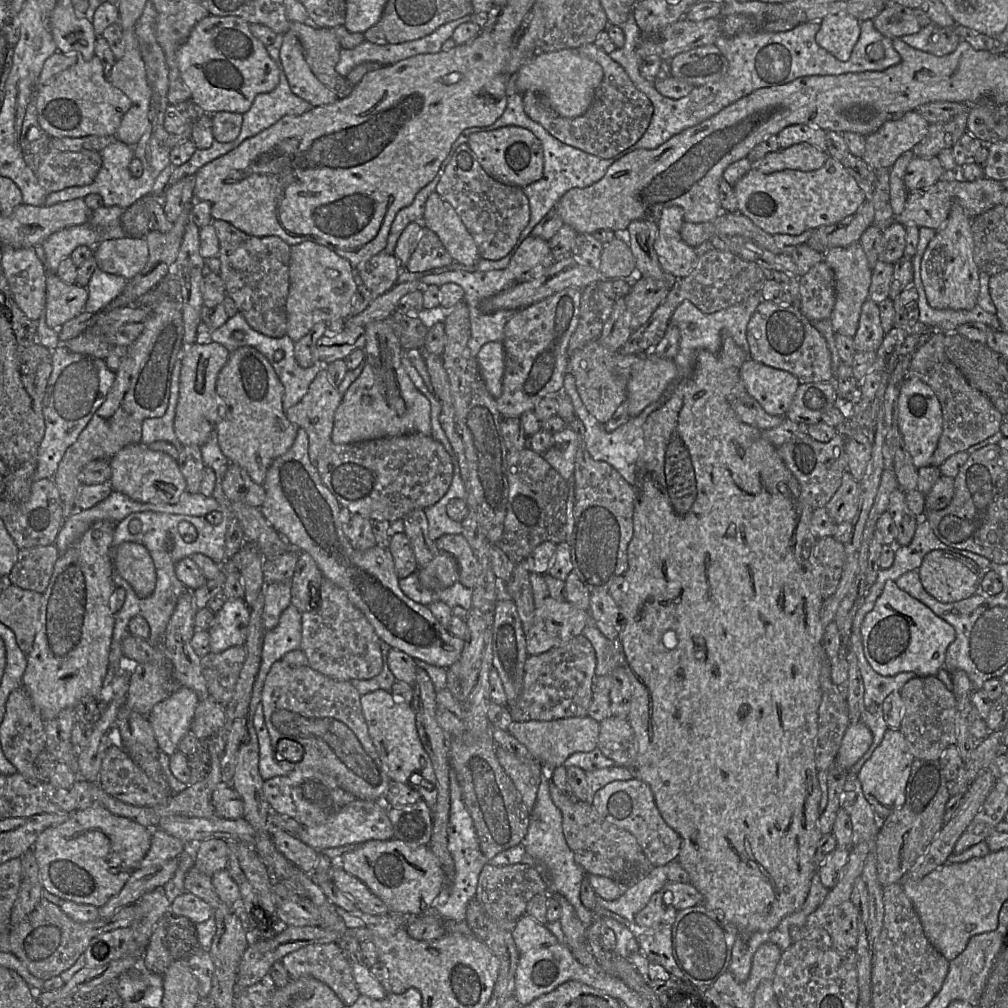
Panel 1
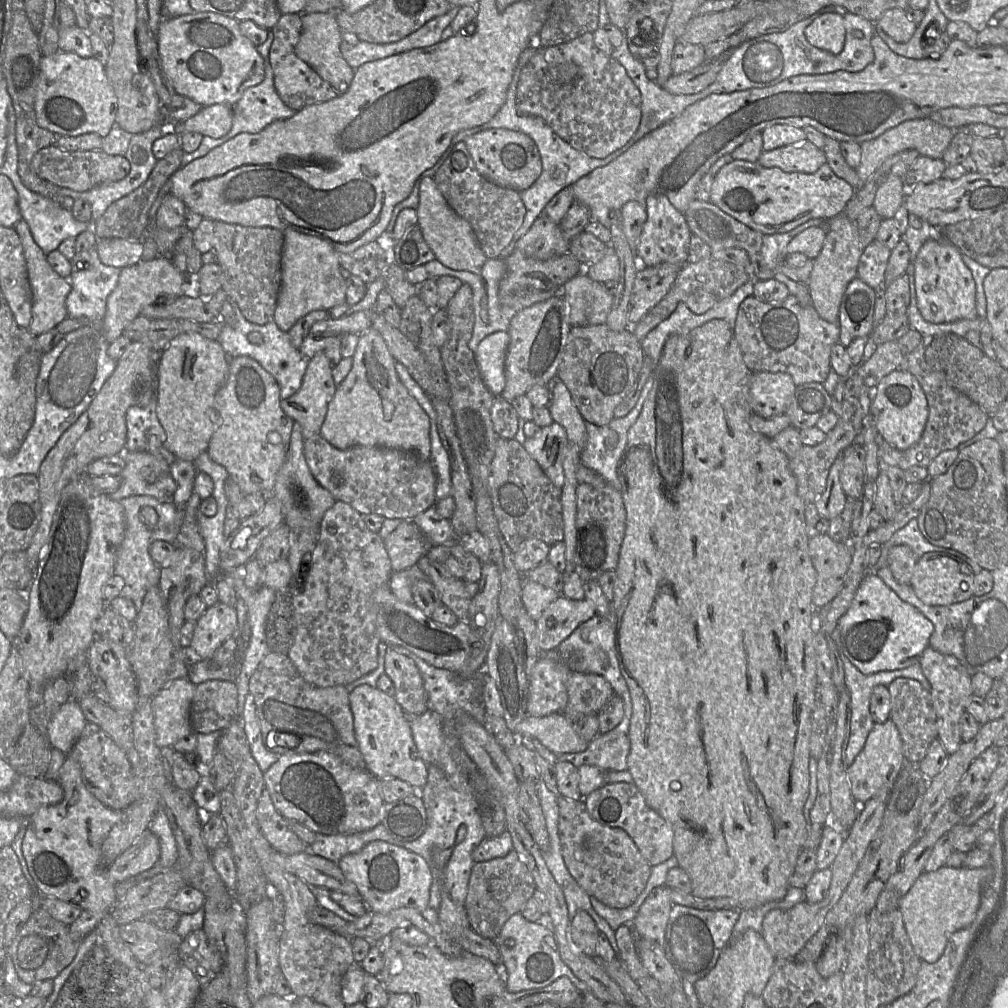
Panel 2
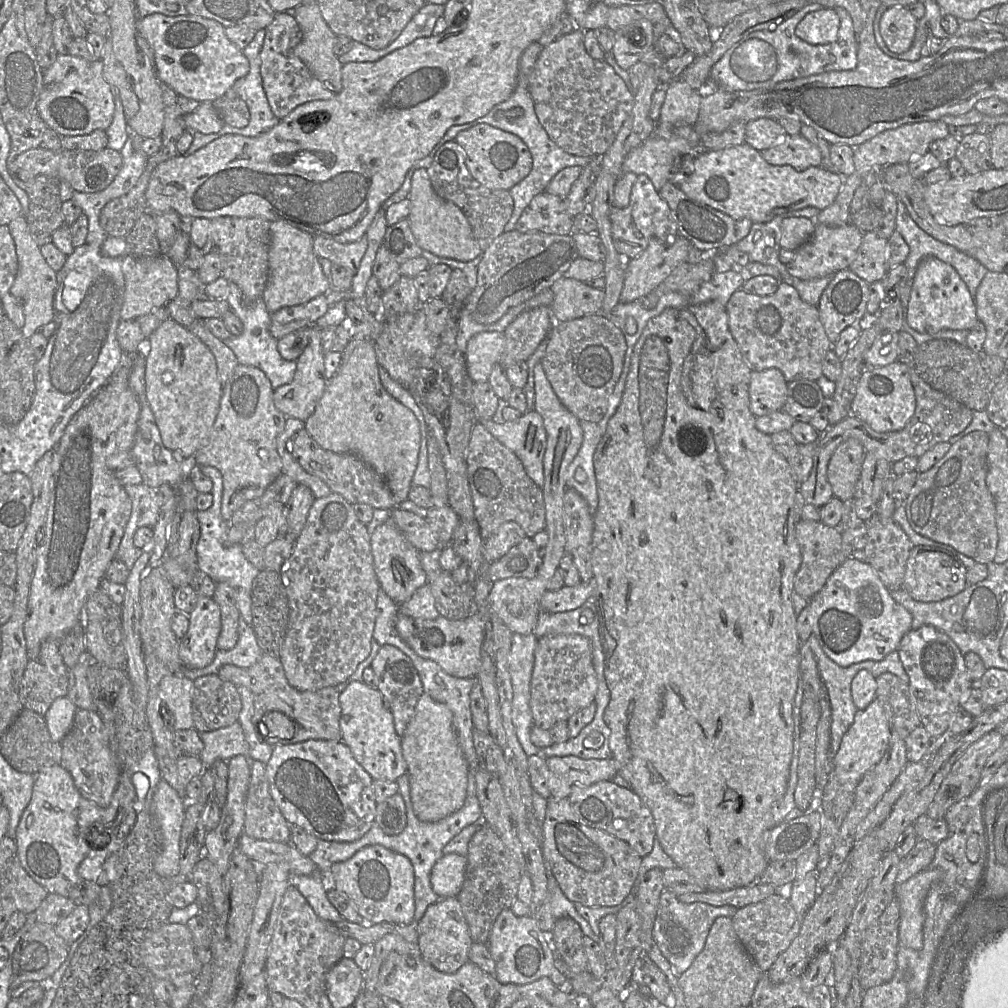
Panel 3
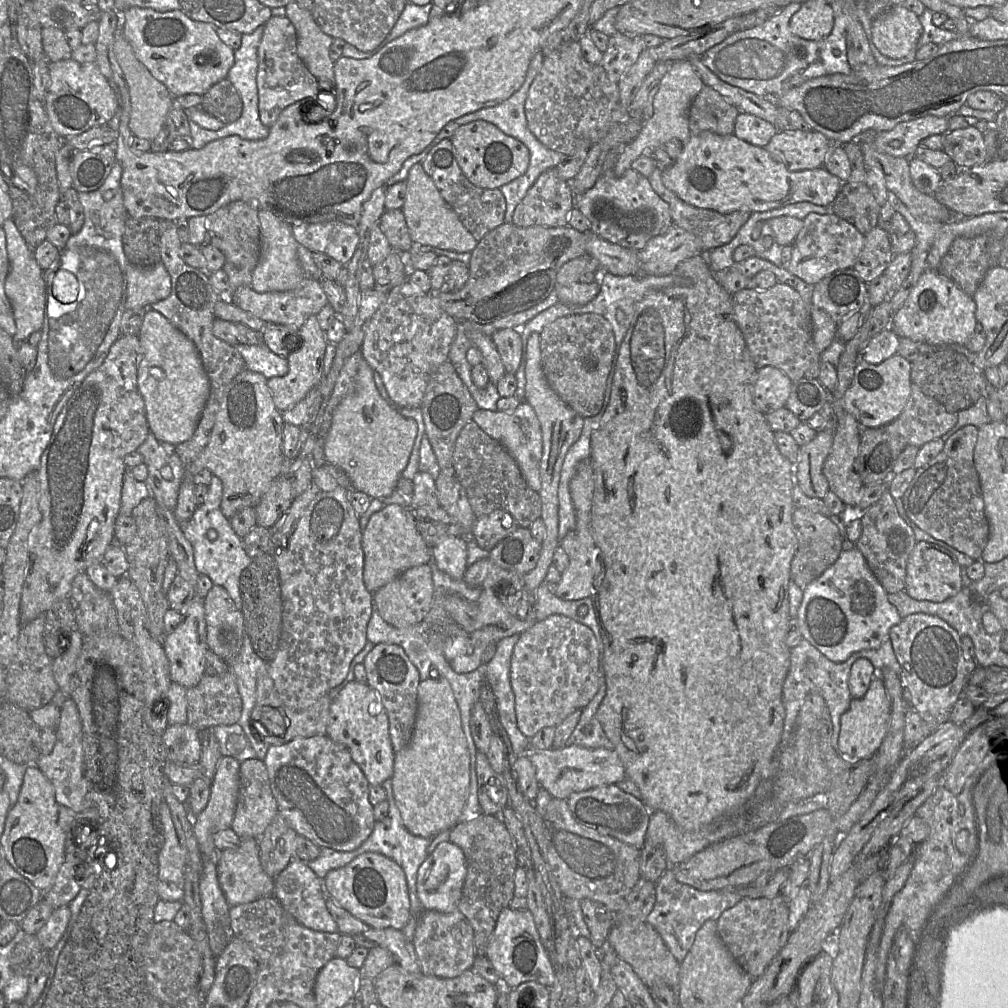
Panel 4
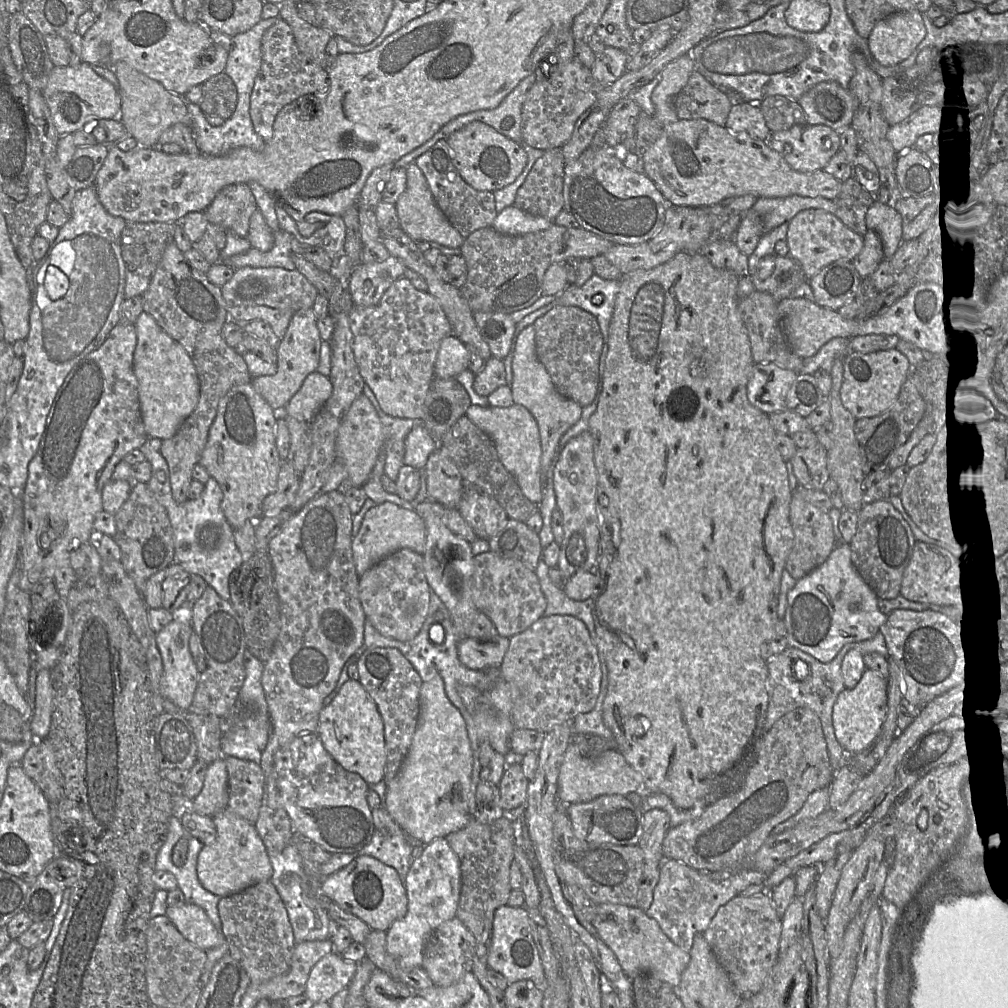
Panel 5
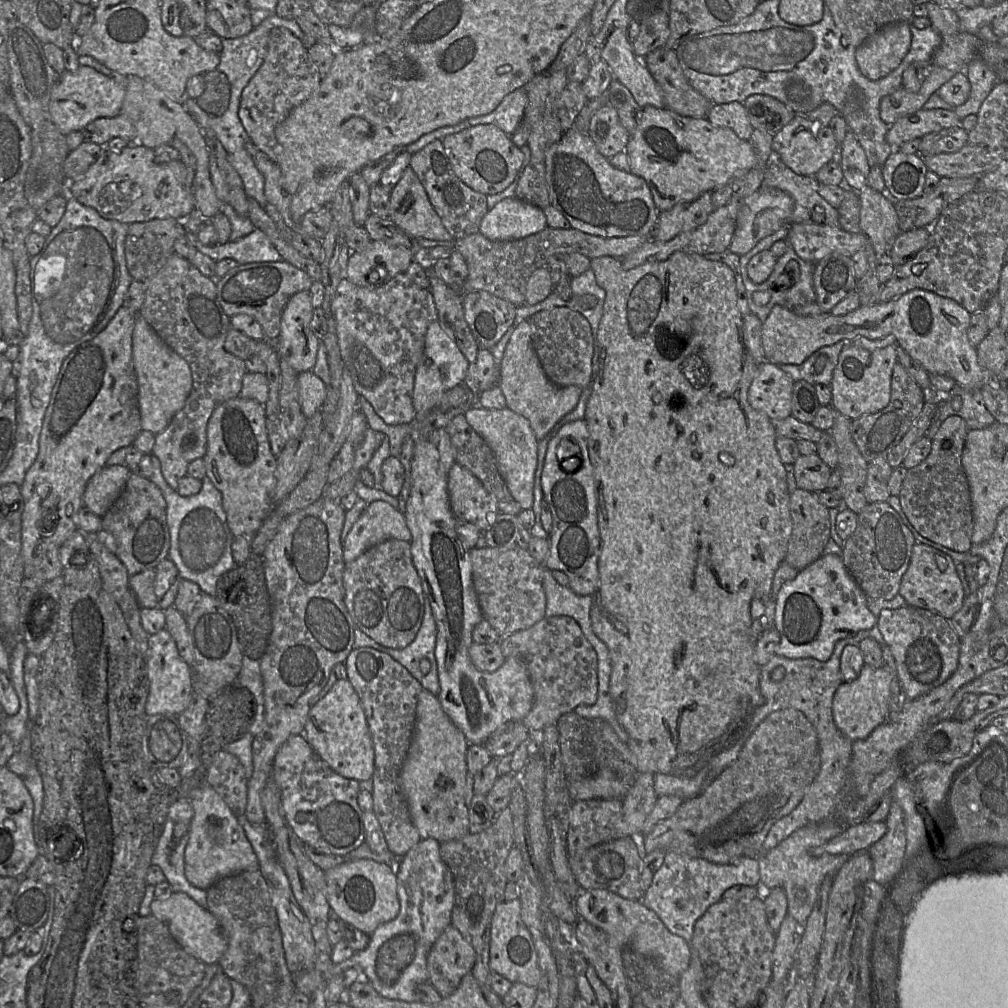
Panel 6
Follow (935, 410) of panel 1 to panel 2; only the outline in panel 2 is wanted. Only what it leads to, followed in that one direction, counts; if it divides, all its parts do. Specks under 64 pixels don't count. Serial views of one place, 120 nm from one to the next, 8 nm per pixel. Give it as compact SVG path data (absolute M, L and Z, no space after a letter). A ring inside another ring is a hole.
M896 369L884 376L872 391L870 418L878 434L892 447L906 450L916 444L928 419L928 402L918 380L909 372Z

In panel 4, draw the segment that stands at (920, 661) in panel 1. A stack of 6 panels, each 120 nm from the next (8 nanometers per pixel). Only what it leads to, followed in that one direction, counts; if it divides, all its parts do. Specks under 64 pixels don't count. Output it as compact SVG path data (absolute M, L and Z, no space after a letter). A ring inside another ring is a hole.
M856 548L842 550L835 563L806 586L796 618L802 639L833 662L844 662L855 652L880 647L889 640L890 629L902 620Z

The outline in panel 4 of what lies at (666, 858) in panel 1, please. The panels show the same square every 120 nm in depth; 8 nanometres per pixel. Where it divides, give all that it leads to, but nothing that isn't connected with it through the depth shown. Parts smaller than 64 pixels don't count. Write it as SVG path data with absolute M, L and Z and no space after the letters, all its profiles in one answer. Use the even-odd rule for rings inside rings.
M617 784L602 785L571 794L567 803L575 820L601 835L611 836L641 850L649 826L650 810L644 802L622 791Z

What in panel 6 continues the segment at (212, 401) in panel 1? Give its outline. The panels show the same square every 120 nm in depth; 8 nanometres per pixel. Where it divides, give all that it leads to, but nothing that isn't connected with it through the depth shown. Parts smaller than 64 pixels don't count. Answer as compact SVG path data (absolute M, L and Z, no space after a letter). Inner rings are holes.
M136 315L132 334L132 359L138 382L138 406L142 430L155 435L165 430L174 415L181 410L192 389L192 373L187 361L172 350L151 328Z

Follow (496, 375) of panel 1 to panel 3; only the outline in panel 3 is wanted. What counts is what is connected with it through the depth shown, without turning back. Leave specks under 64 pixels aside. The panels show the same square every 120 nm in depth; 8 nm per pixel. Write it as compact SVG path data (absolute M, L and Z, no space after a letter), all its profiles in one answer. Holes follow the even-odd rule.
M482 332L472 337L465 352L467 369L476 382L487 382L491 371L505 348L505 335L502 332Z

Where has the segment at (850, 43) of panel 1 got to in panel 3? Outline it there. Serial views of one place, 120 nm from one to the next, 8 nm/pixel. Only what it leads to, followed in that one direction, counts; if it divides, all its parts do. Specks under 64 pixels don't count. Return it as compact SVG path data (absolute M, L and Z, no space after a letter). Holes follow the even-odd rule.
M833 8L807 13L796 26L796 35L807 43L823 45L833 43L838 39L840 19Z

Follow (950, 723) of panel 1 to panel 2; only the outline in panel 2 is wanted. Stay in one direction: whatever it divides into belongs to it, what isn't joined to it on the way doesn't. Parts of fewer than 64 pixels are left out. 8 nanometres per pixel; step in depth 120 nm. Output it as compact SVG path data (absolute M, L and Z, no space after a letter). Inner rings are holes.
M898 678L887 686L891 697L890 720L896 725L907 762L919 763L930 744L938 738L937 715L931 705L930 692L915 679Z

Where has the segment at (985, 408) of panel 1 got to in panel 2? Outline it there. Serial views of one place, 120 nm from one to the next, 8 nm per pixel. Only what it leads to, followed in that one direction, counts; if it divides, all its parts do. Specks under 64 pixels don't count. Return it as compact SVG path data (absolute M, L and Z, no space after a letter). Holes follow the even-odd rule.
M925 343L904 355L899 369L911 373L918 380L927 398L929 414L920 440L906 450L892 447L879 435L878 456L882 466L897 466L903 470L912 466L928 468L941 452L958 448L984 429L991 416L966 395L954 389L943 373L928 365L925 360Z

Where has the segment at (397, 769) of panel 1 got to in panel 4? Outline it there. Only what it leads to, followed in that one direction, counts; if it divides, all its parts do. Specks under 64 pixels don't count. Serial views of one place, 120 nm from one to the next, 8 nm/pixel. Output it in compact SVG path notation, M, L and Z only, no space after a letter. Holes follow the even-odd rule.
M349 682L332 701L326 735L349 750L370 786L391 779L396 753L390 739L389 720L381 697L367 683Z

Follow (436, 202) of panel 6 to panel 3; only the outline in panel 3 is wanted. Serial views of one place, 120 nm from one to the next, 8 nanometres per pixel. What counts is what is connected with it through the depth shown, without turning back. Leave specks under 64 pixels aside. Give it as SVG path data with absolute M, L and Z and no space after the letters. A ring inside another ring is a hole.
M454 141L444 143L435 153L431 165L426 169L433 189L443 199L454 203L465 215L479 246L485 251L491 242L504 232L511 218L514 201L508 190L491 190L481 185L470 174L463 151Z

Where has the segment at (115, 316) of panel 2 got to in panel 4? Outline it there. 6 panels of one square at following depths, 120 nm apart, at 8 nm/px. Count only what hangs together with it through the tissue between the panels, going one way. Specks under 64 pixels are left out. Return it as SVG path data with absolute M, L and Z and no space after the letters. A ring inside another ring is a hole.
M128 262L126 275L126 309L151 309L152 304L166 299L171 293L171 277L162 262L147 268Z

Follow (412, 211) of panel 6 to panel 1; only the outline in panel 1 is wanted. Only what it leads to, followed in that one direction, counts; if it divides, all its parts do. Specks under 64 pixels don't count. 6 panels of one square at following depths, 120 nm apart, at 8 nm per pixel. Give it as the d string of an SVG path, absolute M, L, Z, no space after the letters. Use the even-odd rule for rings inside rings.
M436 191L426 200L423 226L438 235L454 263L474 266L481 258L473 237L455 209Z

